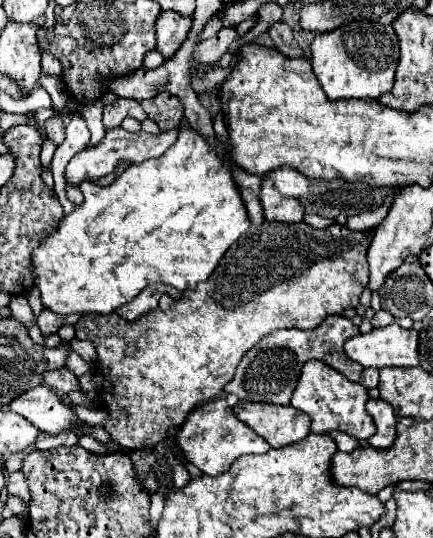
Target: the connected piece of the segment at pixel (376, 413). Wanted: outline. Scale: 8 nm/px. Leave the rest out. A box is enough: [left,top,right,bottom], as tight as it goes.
[366,398,396,448]

